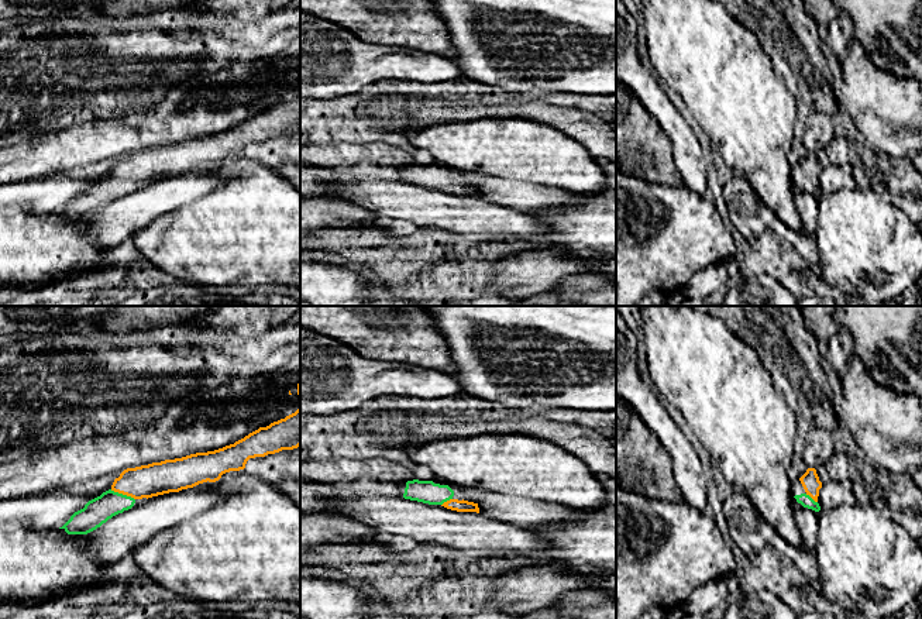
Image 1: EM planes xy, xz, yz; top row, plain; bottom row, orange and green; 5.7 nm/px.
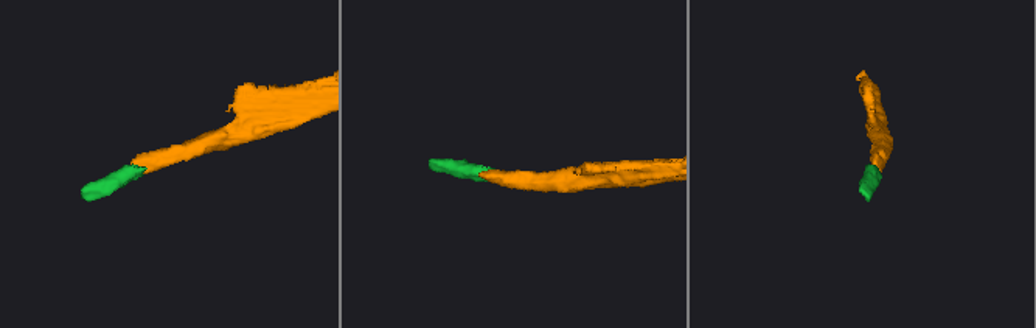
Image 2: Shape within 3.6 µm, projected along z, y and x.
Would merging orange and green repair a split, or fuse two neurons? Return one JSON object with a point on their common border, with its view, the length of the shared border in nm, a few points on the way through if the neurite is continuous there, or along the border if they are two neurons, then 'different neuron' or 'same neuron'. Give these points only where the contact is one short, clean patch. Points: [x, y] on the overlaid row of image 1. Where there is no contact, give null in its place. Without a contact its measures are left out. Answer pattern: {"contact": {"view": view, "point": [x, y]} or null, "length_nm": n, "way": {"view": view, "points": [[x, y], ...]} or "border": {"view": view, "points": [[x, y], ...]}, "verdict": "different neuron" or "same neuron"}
{"contact": {"view": "xy", "point": [123, 494]}, "length_nm": 160, "way": {"view": "xy", "points": [[157, 478], [134, 482], [123, 494], [97, 511]]}, "verdict": "same neuron"}

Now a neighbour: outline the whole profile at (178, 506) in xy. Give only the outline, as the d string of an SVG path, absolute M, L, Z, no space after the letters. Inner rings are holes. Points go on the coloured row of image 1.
M214 482L148 498L87 533L86 553L102 565L111 565L162 529L202 513L216 498Z

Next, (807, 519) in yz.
M797 508L795 520L806 551L815 553L816 533L819 530L818 512L808 508Z

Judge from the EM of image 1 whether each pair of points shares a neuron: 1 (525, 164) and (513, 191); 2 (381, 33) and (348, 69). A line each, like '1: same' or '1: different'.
1: different
2: different

